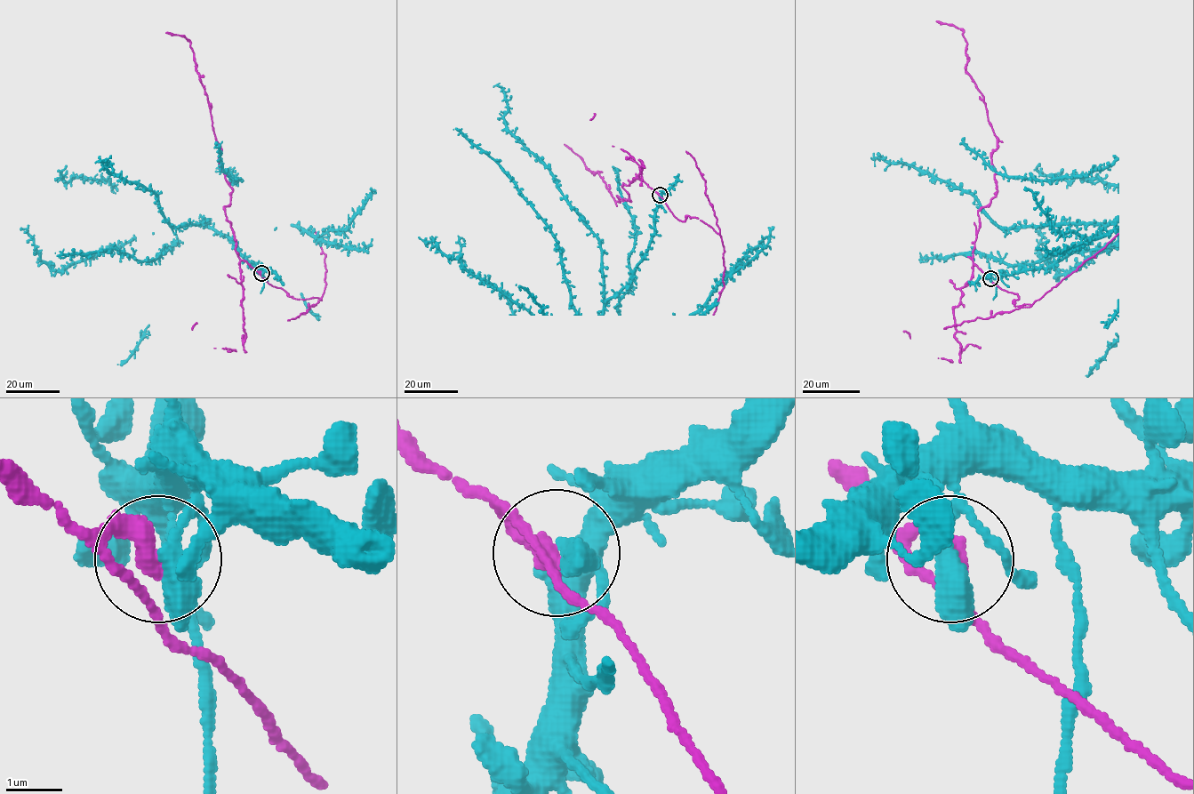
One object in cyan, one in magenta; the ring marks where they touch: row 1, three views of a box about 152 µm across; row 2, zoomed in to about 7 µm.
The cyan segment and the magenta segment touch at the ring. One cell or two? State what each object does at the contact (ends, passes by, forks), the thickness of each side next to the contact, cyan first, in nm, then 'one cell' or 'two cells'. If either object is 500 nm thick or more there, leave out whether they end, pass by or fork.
cyan passes by; magenta ends; calibres 360 and 440 nm; two cells

